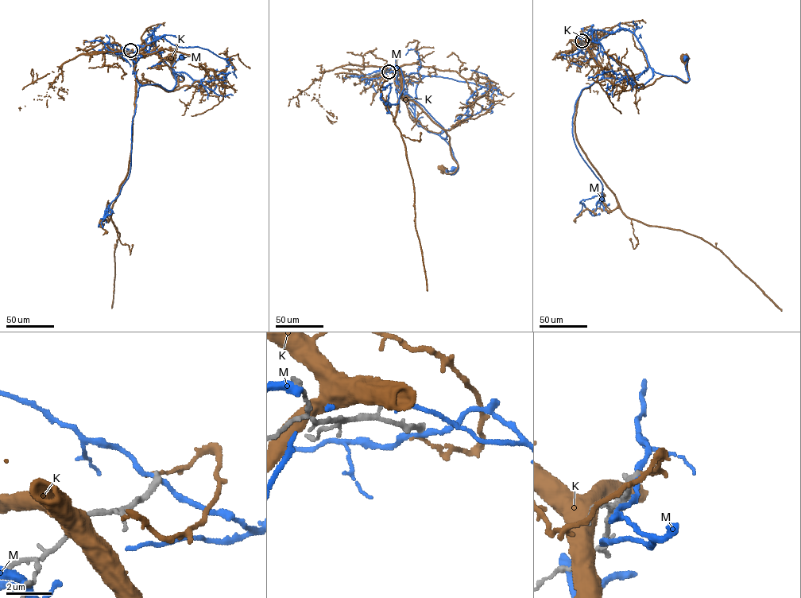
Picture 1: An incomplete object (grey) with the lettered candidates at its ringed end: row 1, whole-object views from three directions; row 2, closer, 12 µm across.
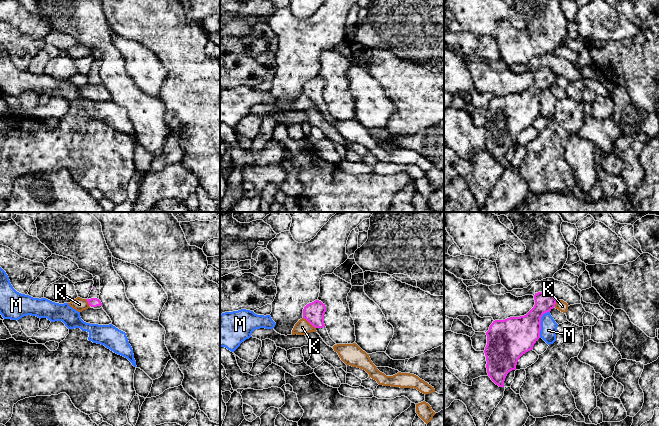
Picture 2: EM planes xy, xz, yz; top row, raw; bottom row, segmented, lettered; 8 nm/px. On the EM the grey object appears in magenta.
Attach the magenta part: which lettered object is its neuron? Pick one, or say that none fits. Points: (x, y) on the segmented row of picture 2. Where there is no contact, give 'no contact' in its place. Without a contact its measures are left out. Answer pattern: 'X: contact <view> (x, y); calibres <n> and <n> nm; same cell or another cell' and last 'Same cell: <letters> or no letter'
K: contact xz (309, 322); calibres 160 and 120 nm; another cell
M: contact yz (540, 322); calibres 320 and 130 nm; another cell
Same cell: no letter

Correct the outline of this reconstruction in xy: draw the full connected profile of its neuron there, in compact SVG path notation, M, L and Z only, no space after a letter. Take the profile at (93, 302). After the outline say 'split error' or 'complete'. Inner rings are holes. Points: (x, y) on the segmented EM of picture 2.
M95 276L93 278L93 281L94 281L93 288L89 294L89 297L86 300L87 300L90 308L100 309L100 308L102 308L102 303L99 300L100 278L98 276Z | split error

